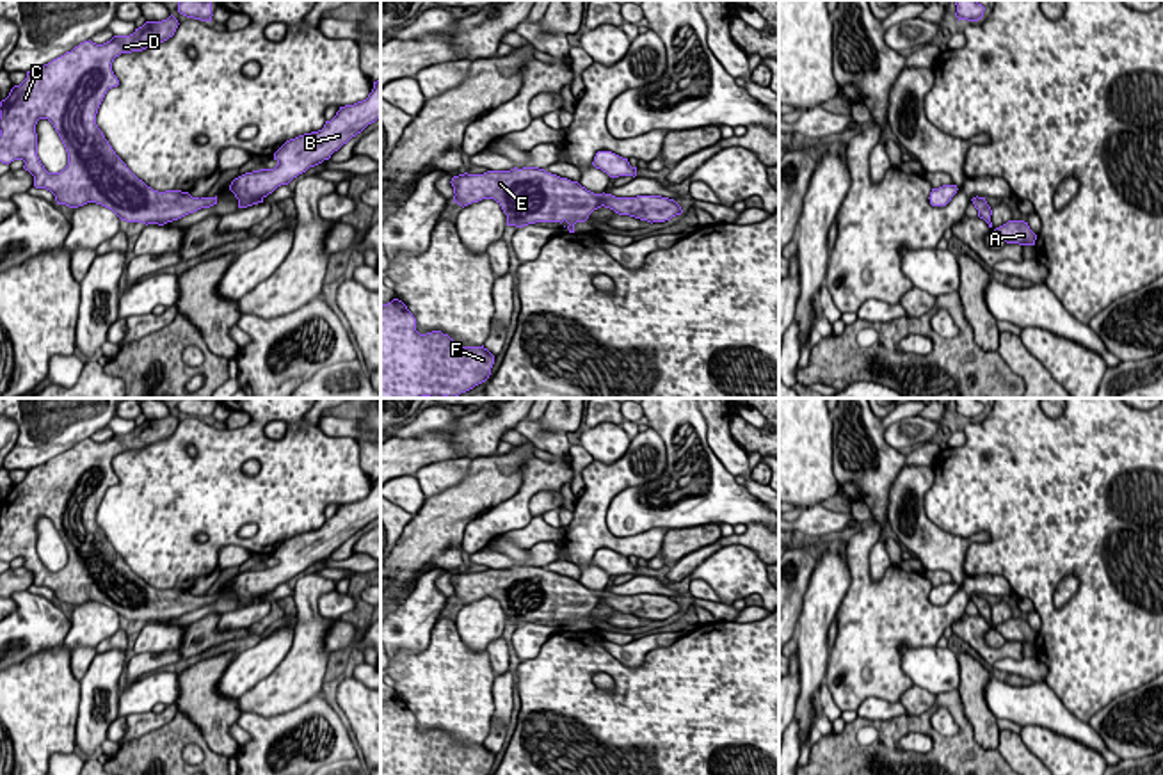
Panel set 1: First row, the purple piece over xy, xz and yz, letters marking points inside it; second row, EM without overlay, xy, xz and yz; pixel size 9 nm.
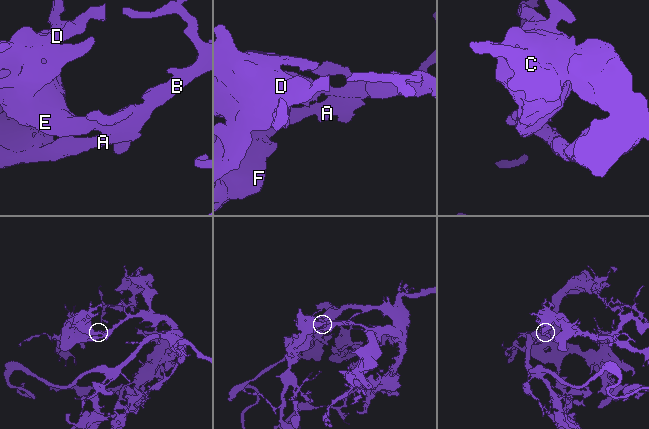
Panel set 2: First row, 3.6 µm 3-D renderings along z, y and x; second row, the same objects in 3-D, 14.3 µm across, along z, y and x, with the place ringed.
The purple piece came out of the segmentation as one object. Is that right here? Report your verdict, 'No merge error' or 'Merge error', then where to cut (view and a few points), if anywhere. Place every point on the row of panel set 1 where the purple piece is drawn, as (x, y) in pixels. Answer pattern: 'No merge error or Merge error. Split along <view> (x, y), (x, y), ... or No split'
No merge error. No split

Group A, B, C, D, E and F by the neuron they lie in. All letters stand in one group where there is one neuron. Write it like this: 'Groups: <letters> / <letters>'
Groups: A B C D E F

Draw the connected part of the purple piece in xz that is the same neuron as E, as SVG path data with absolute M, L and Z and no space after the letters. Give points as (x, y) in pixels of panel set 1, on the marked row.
M539 167L487 171L484 174L459 174L452 178L453 203L462 208L482 199L494 199L507 215L507 226L523 228L535 222L567 222L574 233L576 222L605 206L619 215L647 222L665 222L681 215L681 206L662 196L615 197L594 194L578 181L560 178Z

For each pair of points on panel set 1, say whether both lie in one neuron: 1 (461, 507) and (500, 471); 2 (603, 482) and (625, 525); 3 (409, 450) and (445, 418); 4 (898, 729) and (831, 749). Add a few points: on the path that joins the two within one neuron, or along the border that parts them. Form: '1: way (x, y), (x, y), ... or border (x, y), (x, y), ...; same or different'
1: way (470, 498), (491, 480); same
2: border (649, 480), (612, 498), (607, 528), (614, 535); different
3: border (459, 416), (450, 432), (424, 432), (399, 439); different
4: way (882, 745), (874, 752), (847, 752); same

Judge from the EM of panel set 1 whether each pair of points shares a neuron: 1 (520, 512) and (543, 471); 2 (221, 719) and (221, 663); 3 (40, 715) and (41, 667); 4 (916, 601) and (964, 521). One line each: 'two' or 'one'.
1: one
2: one
3: one
4: two

